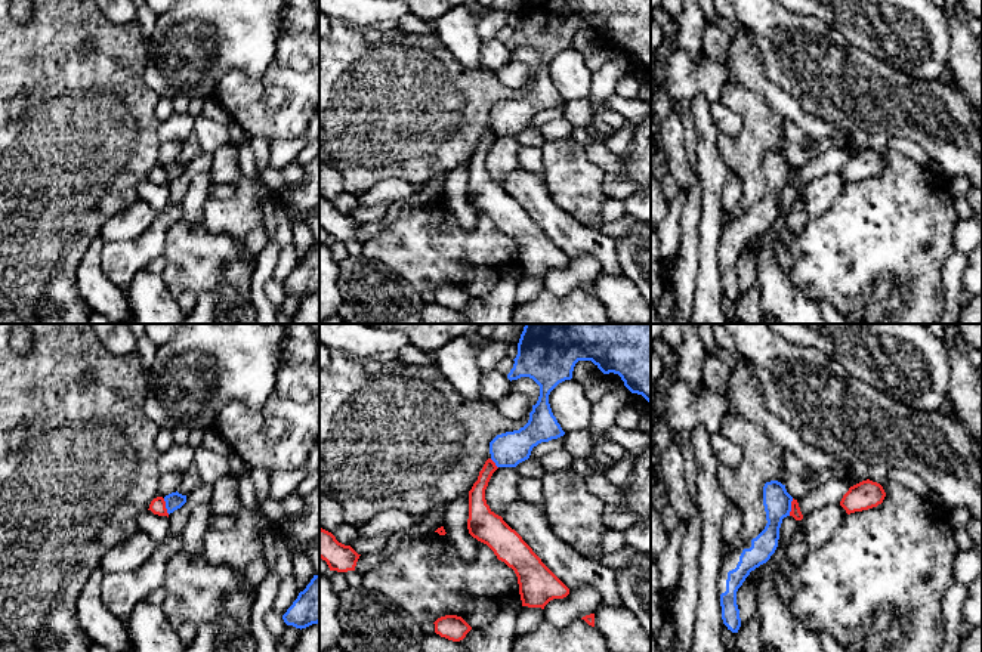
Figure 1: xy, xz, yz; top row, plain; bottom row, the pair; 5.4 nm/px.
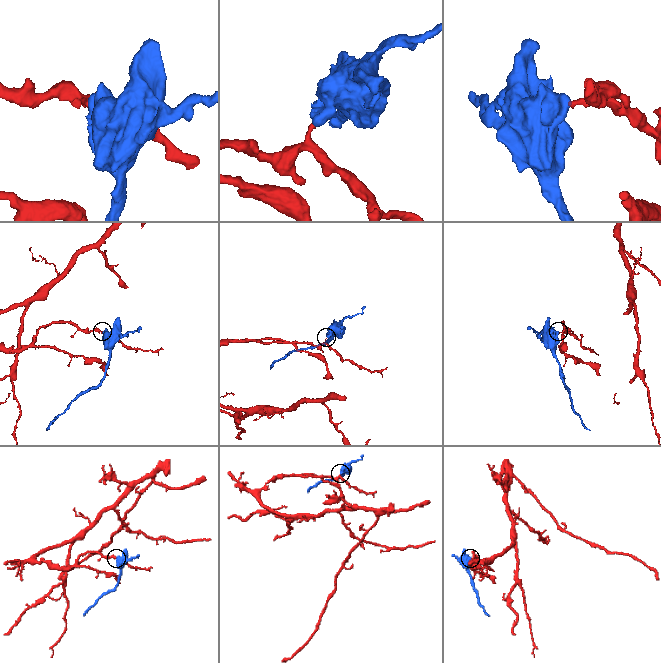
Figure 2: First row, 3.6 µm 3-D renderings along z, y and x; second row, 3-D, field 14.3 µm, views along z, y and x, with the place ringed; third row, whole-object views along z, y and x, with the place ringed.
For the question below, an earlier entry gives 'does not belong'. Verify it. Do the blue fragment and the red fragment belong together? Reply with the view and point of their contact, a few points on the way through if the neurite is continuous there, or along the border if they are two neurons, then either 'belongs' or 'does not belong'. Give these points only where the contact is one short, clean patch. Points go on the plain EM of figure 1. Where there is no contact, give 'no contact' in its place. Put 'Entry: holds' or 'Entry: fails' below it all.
yz (790, 176) | along yz (793, 167), (789, 184) | does not belong
Entry: holds

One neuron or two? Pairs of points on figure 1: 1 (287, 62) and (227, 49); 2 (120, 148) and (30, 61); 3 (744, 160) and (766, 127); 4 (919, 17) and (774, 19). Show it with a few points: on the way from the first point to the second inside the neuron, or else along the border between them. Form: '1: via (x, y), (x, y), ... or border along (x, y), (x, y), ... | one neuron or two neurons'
1: border along (281, 25), (268, 68), (258, 77), (240, 71) | two neurons
2: via (98, 126), (52, 80) | one neuron
3: via (744, 153), (759, 135) | one neuron
4: border along (805, 15), (827, 19), (848, 39) | two neurons

